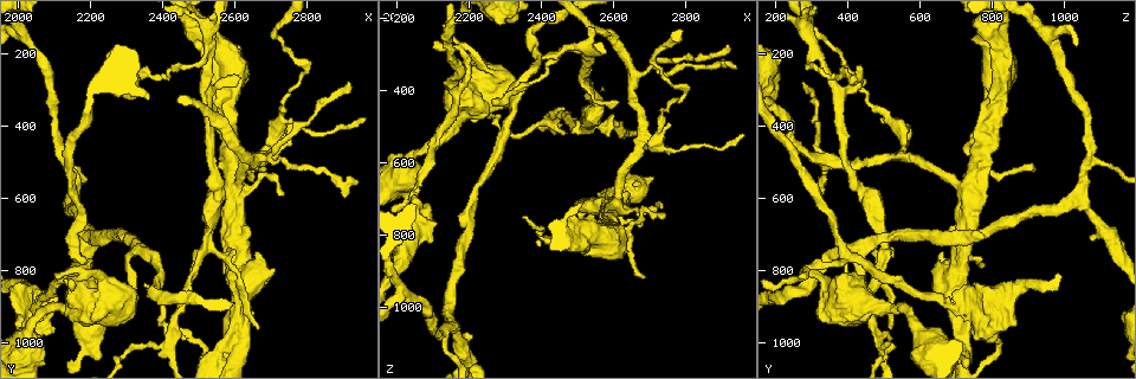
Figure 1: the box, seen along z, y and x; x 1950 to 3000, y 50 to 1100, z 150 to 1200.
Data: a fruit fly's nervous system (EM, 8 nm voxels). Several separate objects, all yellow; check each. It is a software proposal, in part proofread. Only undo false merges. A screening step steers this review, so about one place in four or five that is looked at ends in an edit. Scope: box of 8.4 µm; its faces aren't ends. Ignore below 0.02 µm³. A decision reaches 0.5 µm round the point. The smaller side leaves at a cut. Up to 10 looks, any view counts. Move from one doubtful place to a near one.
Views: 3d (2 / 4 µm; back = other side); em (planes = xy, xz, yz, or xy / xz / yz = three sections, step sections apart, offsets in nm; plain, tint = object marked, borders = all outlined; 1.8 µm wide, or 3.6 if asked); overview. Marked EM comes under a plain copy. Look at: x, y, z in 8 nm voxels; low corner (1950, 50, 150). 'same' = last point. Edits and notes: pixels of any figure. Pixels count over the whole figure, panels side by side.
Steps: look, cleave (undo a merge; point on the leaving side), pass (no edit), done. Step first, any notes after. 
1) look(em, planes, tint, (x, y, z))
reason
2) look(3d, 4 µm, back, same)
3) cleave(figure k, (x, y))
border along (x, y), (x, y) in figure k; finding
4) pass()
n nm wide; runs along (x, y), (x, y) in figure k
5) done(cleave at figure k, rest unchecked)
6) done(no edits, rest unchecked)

look(em, 3.6 µm, planes, tint, (2050, 895, 740))
arms part here

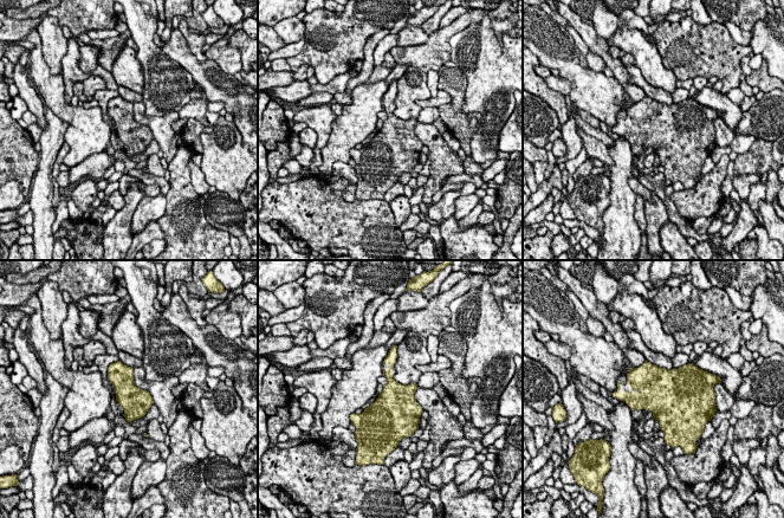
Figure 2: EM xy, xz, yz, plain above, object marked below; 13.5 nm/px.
pass()
one cell here

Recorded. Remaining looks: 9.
look(3d, 2 µm, (2210, 800, 300))
a fork

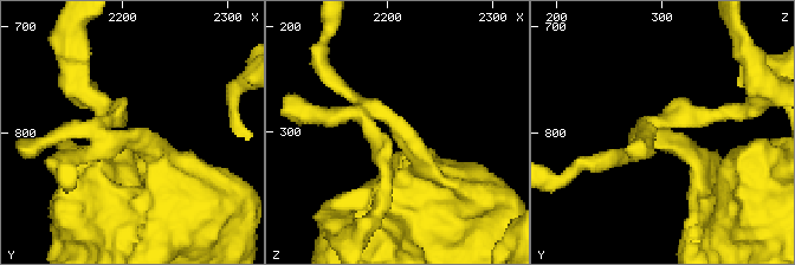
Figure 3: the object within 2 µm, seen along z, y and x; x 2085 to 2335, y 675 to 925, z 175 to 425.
look(em, xy, step 16, tint, (2218, 802, 302))
need the tissue

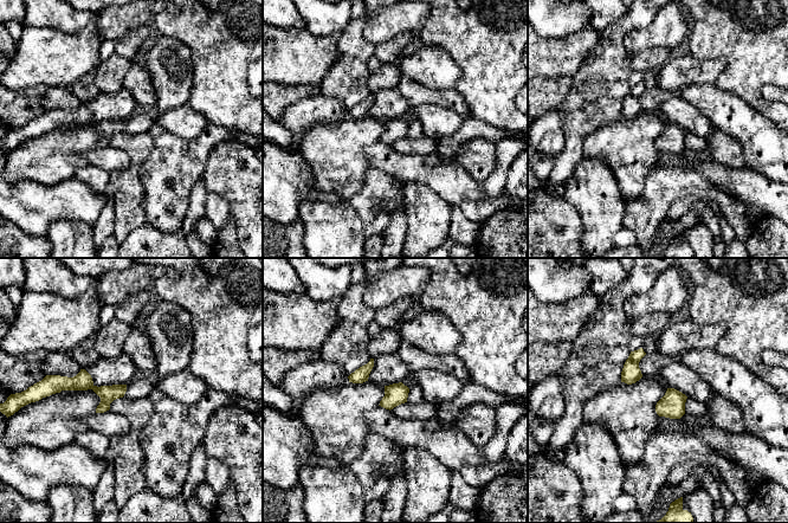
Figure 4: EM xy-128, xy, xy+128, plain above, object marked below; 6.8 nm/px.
look(em, xz, step 16, tint, same)
cut it another way

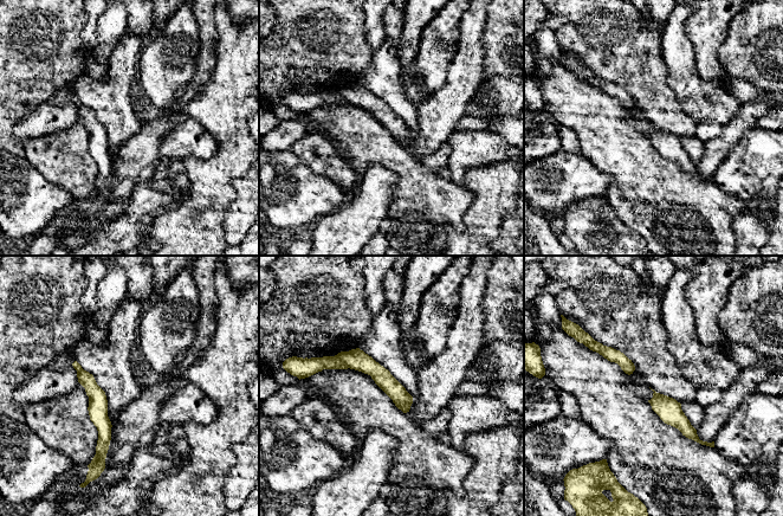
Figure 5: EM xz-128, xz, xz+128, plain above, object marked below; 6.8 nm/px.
cleave(figure 5, (306, 367))
border along (335, 355), (349, 367) in figure 5; two cells meet here

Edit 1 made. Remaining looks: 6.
look(overview)
redraw

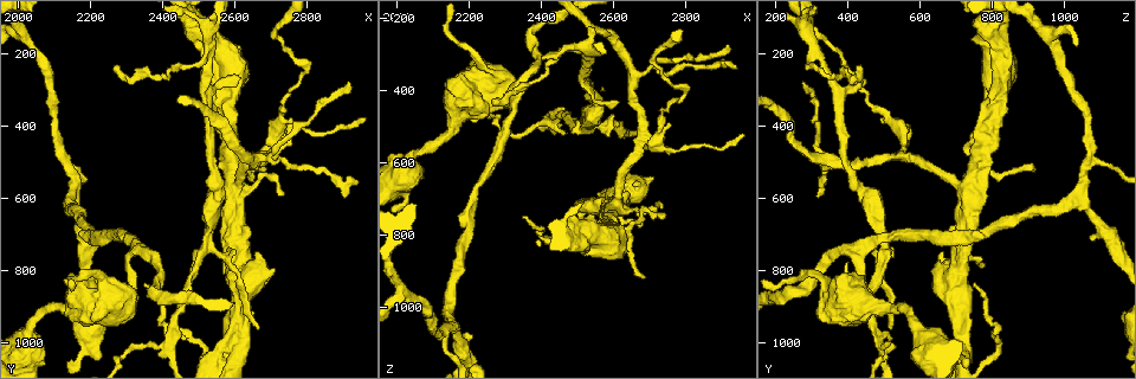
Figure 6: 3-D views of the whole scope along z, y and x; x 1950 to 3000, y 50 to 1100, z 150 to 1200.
look(em, xy, step 16, tint, (2415, 1005, 490))
abrupt turn

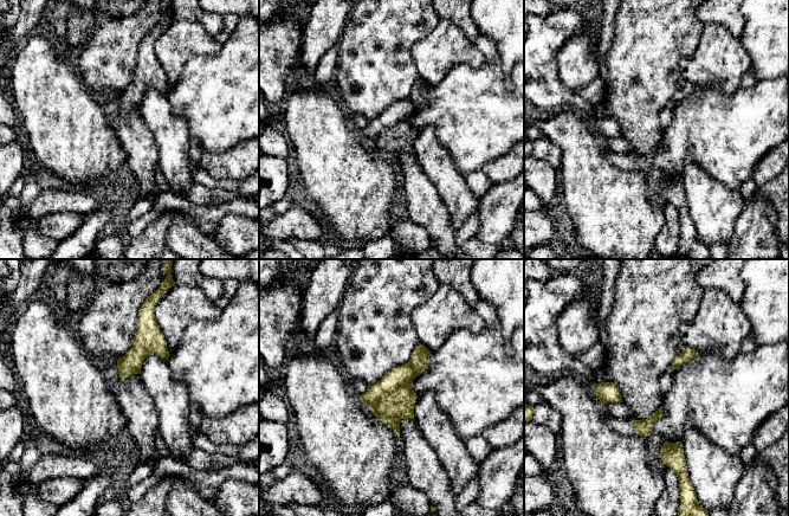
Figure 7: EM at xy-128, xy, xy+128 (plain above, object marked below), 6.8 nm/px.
look(em, planes, tint, same)

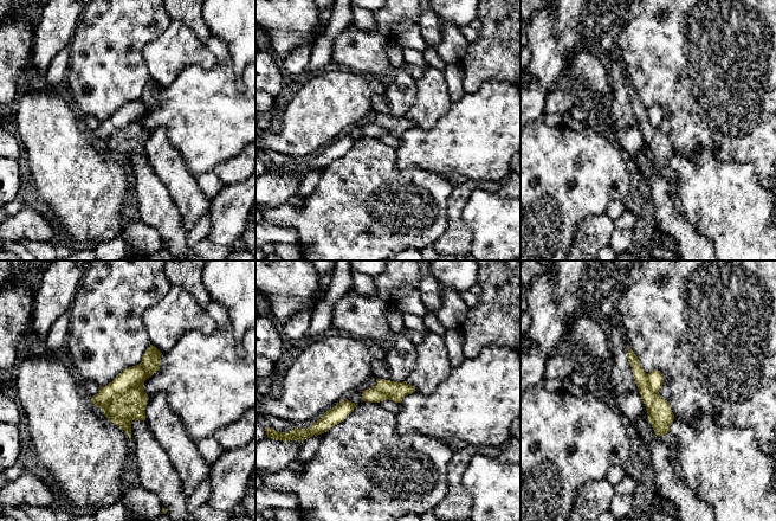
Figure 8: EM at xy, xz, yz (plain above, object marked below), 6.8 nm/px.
cleave(figure 8, (133, 375))
a second cell is stuck on

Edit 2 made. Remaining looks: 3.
look(overview)

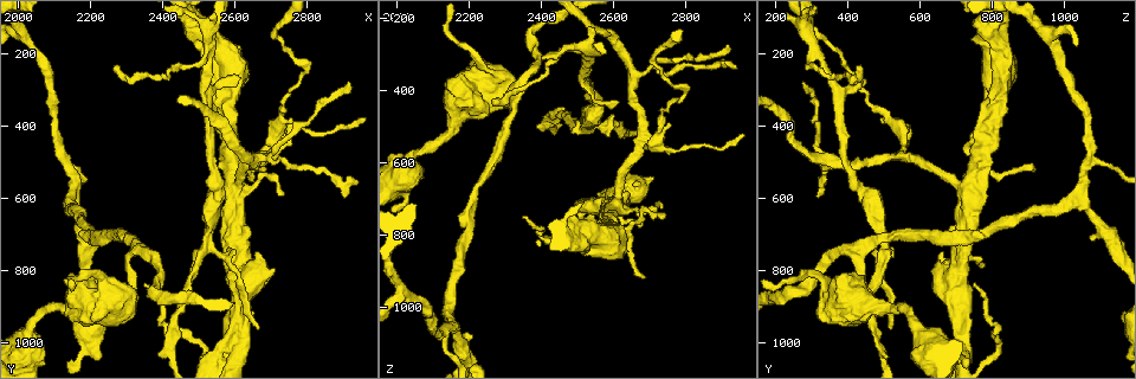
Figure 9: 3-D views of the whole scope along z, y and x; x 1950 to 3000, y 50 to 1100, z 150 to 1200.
look(em, 3.6 µm, planes, tint, (2520, 210, 320))
three arms meet

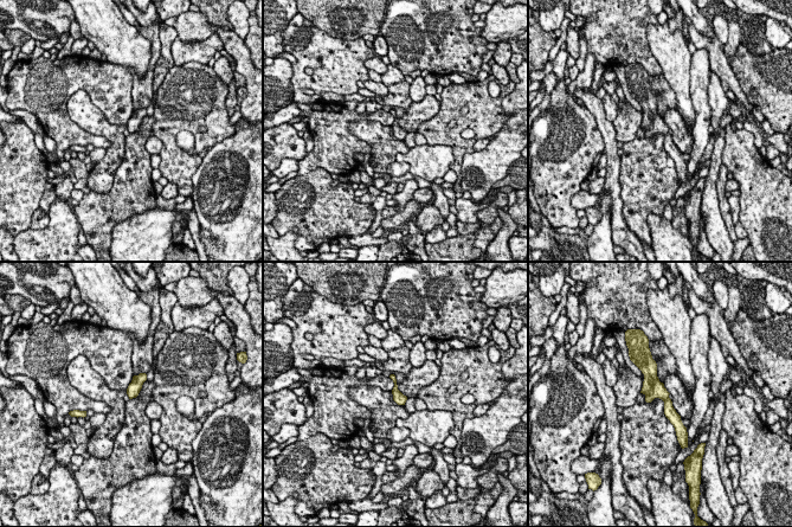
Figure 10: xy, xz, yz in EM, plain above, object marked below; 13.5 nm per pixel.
pass()
runs along (650, 362), (651, 383), (676, 424) in figure 10; all the same cell

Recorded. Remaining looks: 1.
done(cleave at figure 5, cleave at figure 8, rest unchecked)

